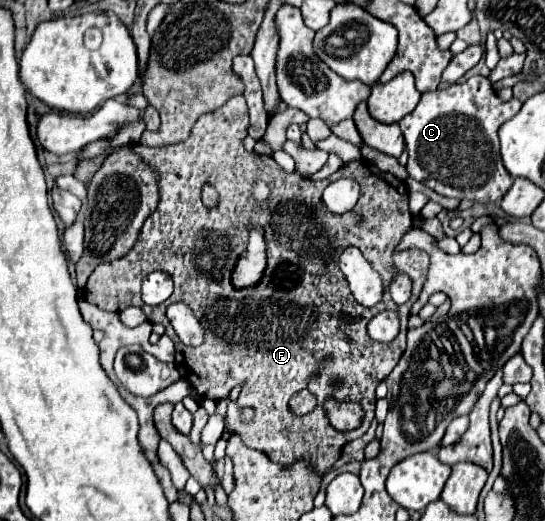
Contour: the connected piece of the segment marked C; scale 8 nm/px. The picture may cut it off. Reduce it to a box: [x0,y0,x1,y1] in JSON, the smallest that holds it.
[400,75,522,203]

